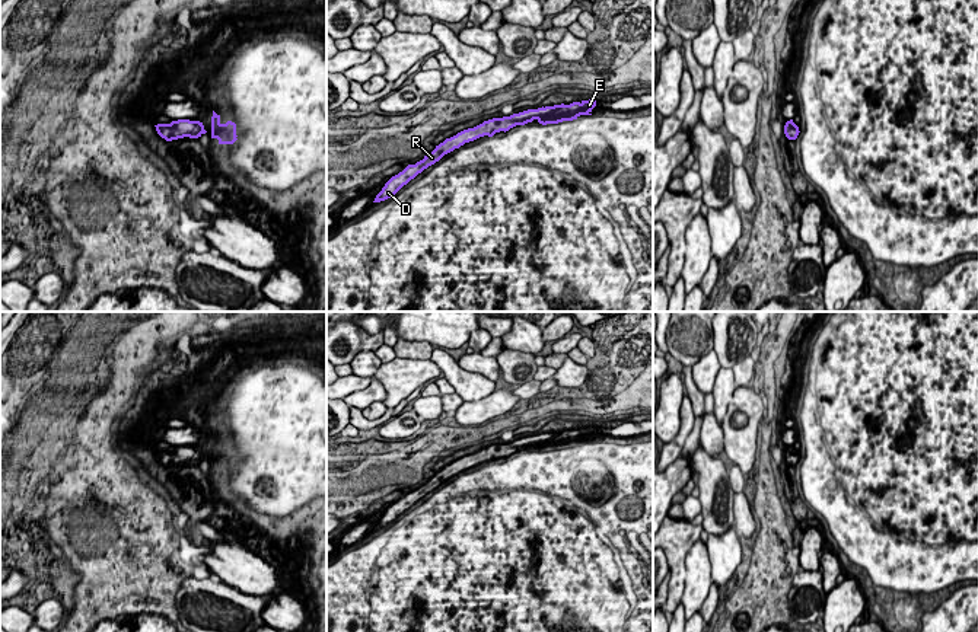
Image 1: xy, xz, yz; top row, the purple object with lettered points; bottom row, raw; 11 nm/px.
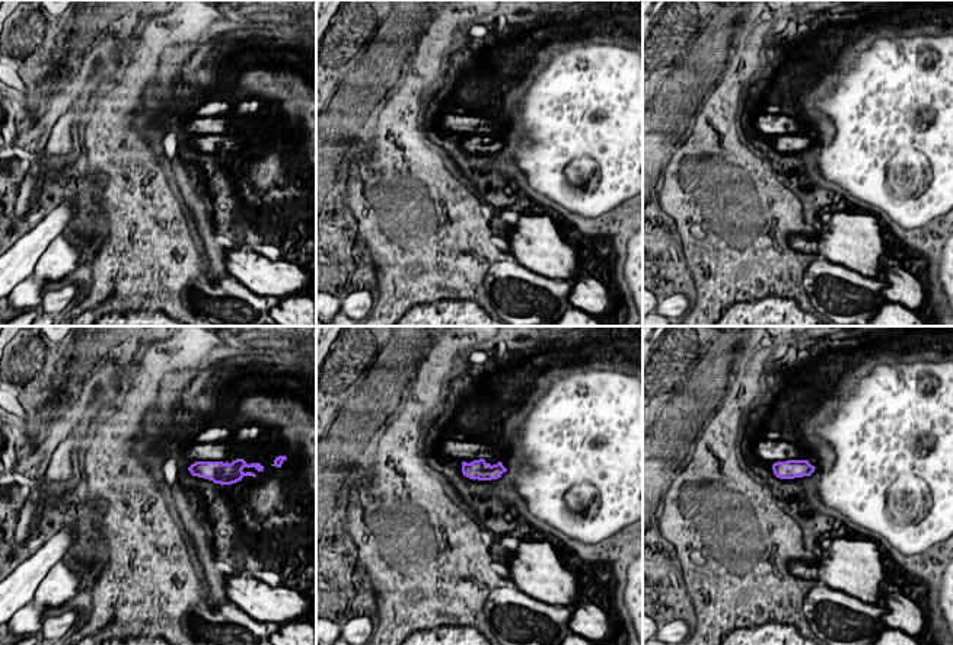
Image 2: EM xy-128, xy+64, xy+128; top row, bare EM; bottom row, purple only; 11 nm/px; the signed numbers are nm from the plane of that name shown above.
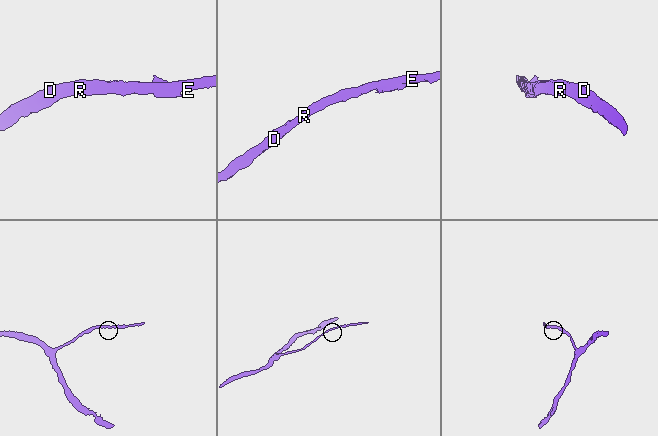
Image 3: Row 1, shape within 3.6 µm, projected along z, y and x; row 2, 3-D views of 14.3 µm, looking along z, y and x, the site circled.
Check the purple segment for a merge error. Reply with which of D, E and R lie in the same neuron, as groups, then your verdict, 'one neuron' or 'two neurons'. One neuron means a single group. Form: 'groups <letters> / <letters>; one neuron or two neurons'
groups D E R; one neuron

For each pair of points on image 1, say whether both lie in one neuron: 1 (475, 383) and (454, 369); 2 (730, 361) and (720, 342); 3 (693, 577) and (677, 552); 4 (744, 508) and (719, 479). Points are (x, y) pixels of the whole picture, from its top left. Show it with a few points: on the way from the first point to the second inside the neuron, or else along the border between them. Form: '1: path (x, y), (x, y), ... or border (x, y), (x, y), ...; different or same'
1: path (470, 383), (459, 374); same
2: path (729, 357), (722, 347); same
3: border (700, 538), (685, 558), (685, 584), (679, 600); different
4: border (733, 492), (732, 524); different

